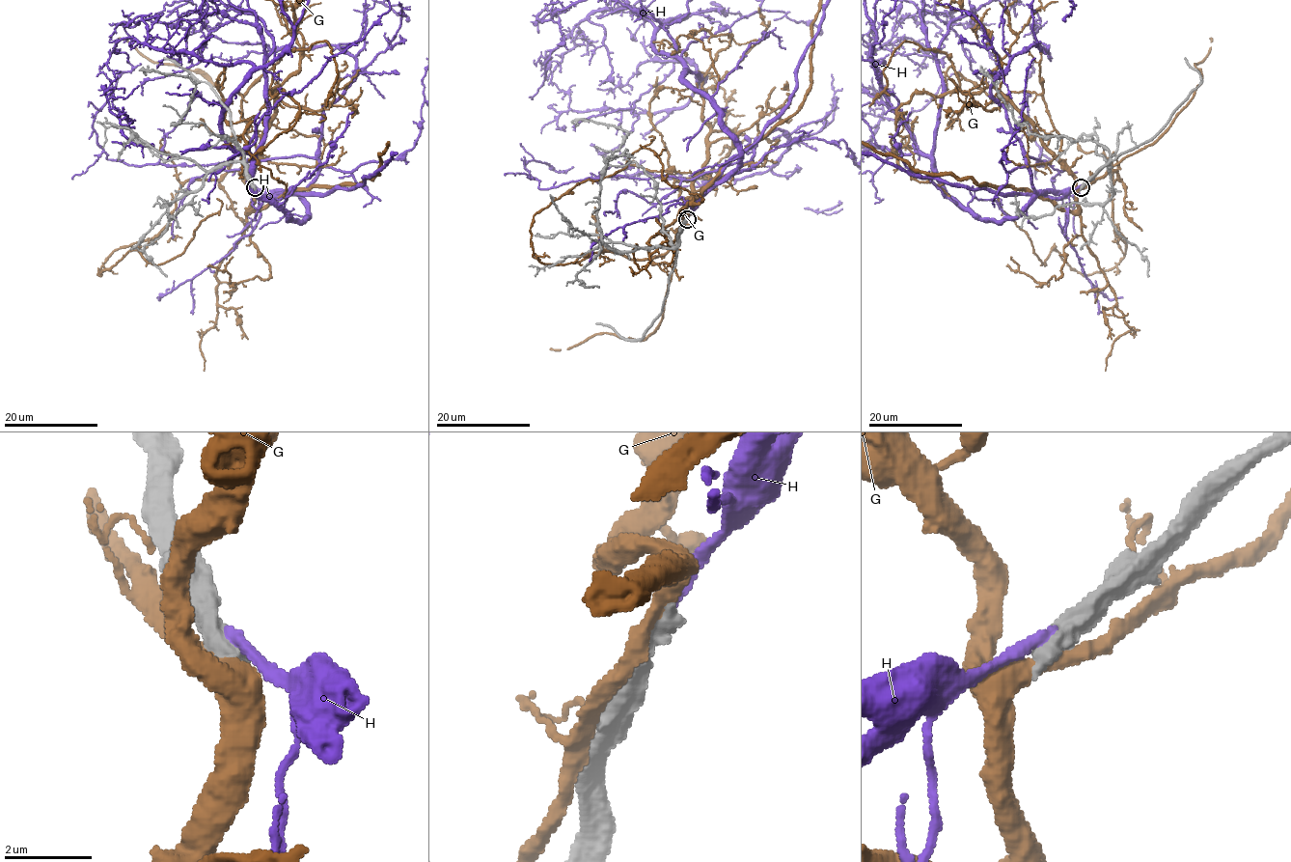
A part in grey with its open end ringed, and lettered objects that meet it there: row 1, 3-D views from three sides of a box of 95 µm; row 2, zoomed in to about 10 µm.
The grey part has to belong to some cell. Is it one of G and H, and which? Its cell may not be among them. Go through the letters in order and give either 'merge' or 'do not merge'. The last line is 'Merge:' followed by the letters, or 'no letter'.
G: do not merge
H: do not merge
Merge: no letter

